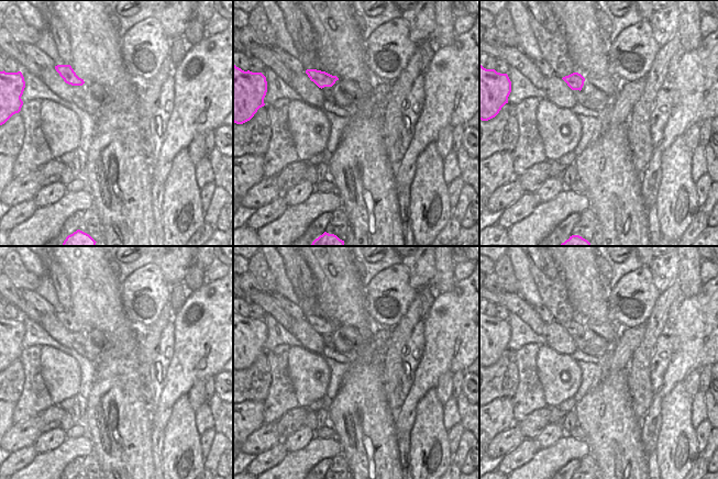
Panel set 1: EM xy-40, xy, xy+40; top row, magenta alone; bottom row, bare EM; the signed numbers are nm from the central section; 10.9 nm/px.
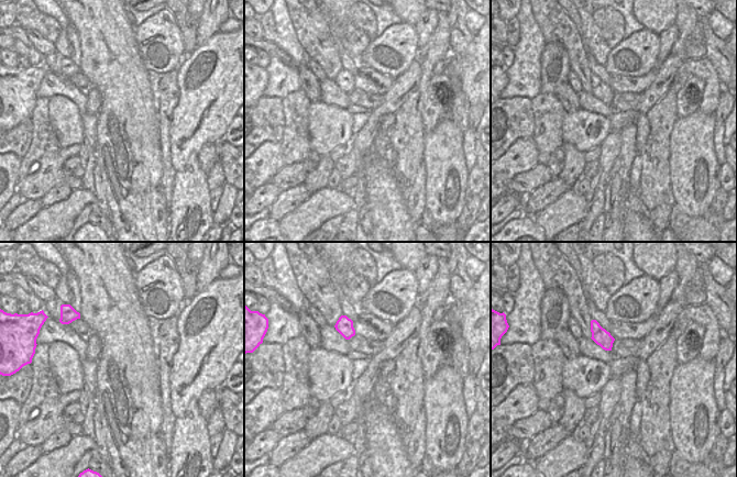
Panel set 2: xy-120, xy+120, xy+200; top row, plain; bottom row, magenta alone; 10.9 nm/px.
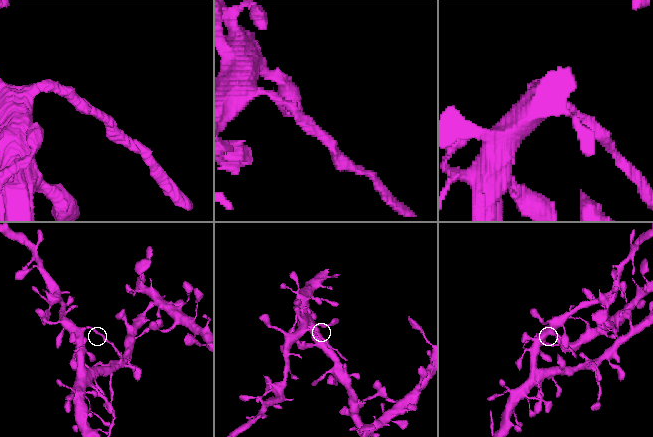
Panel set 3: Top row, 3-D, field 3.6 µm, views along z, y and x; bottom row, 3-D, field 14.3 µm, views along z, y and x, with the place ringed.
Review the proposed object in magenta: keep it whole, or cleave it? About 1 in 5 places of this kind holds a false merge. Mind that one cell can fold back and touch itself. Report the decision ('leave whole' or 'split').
split

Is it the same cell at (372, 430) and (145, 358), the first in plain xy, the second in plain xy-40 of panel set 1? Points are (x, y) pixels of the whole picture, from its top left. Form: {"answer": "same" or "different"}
{"answer": "different"}

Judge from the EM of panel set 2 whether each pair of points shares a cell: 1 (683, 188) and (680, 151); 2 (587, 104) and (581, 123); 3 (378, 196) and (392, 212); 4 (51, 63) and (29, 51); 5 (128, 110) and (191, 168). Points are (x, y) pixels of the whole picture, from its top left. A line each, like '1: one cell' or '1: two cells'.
1: one cell
2: two cells
3: one cell
4: two cells
5: two cells

